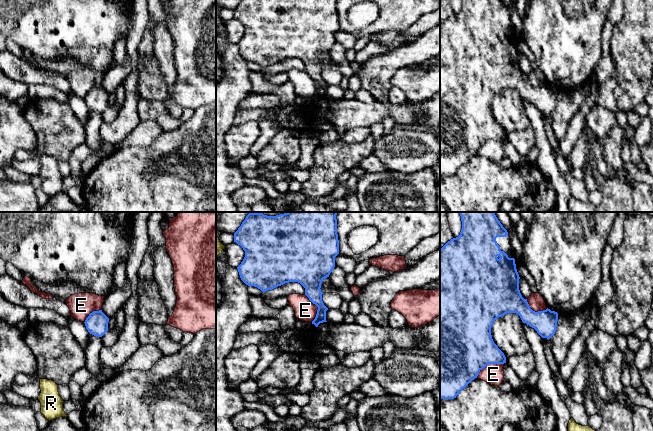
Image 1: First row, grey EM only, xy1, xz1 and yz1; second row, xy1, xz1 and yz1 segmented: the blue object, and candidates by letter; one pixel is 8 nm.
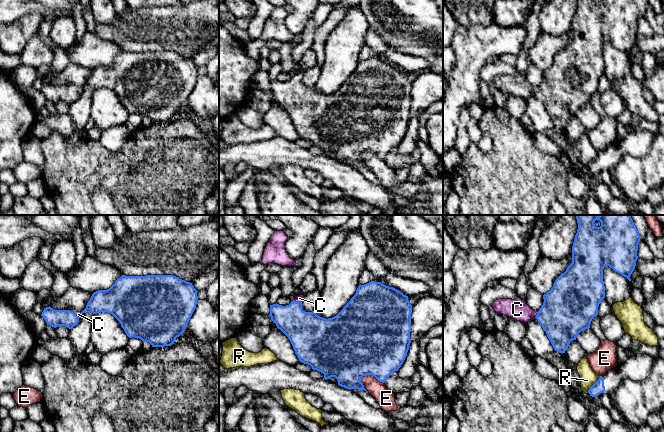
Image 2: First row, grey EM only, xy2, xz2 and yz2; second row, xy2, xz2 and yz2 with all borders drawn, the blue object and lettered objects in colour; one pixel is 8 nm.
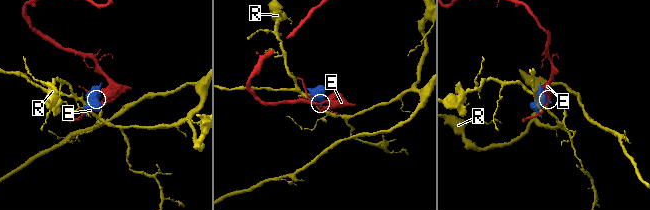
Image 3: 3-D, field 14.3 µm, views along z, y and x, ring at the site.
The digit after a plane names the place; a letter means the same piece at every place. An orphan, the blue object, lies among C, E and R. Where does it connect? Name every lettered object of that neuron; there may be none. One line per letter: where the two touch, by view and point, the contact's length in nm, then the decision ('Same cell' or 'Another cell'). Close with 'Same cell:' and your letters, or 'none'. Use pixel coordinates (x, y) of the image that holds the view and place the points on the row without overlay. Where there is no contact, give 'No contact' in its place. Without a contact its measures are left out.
C: Touches blue at yz2 (536, 91). Shared border 50 nm. Same cell
E: Touches blue at xz2 (372, 151). Shared border 200 nm. Another cell
R: Touches blue at yz2 (593, 160). Shared border 170 nm. Another cell
Same cell: C

